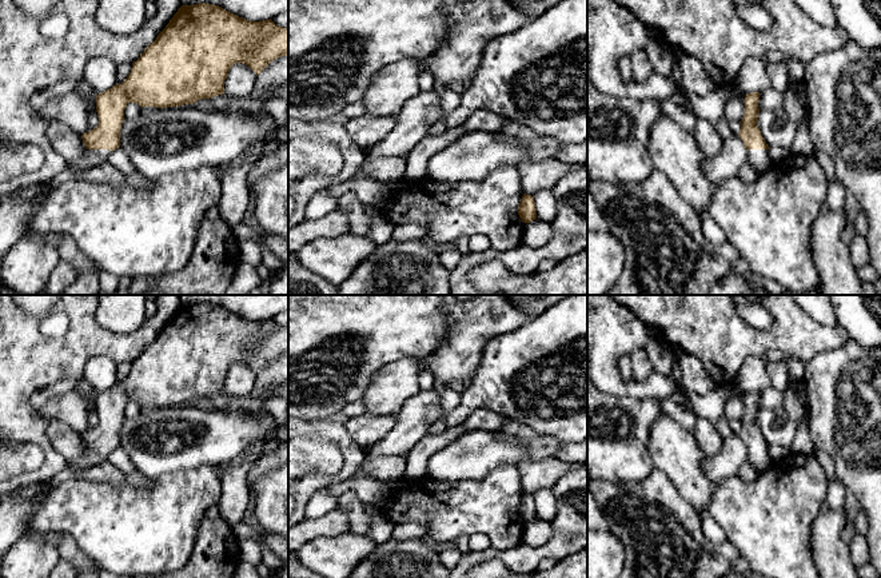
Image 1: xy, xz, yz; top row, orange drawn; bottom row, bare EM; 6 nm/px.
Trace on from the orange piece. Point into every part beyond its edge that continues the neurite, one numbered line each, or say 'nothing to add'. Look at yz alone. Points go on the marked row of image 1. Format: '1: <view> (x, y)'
1: yz (760, 159)

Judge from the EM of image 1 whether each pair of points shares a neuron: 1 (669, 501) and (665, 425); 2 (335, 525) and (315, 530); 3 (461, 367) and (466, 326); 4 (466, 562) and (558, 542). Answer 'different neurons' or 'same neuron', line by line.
1: different neurons
2: same neuron
3: same neuron
4: same neuron

